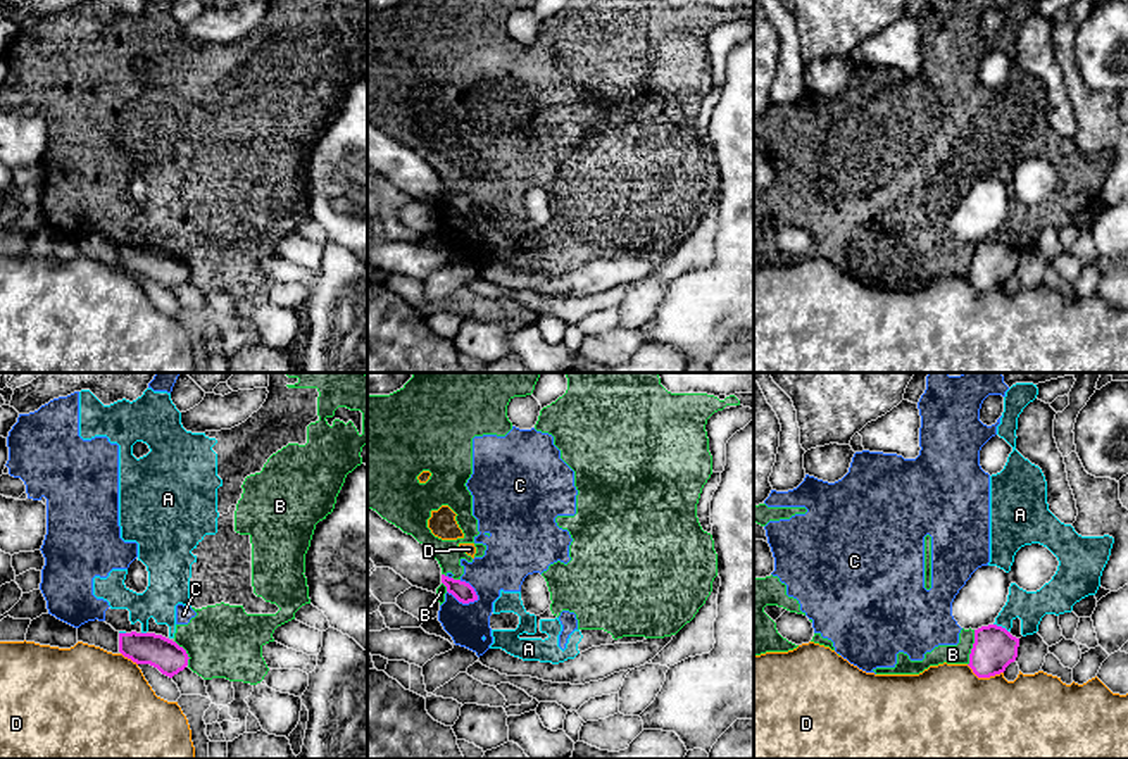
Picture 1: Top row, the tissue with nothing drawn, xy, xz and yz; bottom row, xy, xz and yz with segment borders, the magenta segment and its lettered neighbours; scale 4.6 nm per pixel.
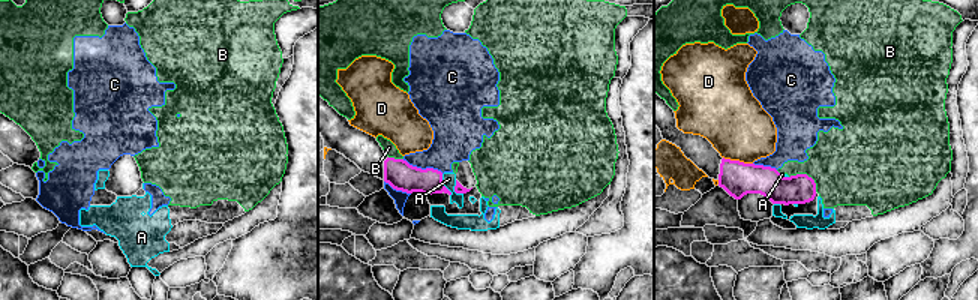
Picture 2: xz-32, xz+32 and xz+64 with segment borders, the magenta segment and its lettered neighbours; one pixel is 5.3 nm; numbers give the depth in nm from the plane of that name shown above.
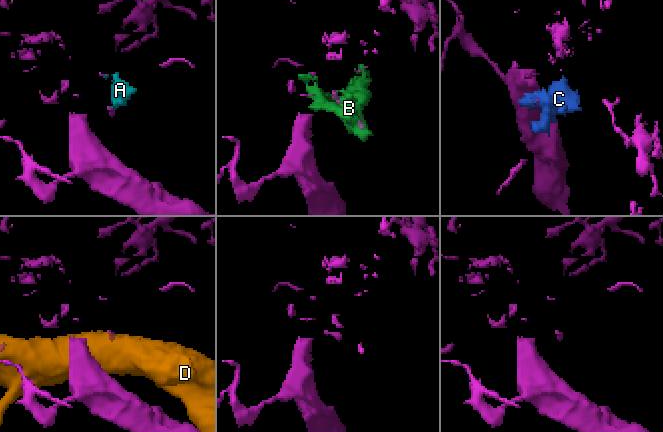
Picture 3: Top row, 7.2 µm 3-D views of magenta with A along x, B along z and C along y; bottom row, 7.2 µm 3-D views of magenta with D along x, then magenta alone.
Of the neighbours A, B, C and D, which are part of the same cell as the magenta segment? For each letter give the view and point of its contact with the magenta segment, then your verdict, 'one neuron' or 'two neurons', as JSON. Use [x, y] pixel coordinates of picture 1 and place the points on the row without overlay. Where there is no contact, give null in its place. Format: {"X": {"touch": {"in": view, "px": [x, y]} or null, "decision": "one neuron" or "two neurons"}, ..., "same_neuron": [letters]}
{"A": {"touch": {"in": "yz", "px": [1001, 240]}, "decision": "two neurons"}, "B": {"touch": {"in": "yz", "px": [973, 261]}, "decision": "two neurons"}, "C": {"touch": {"in": "xz", "px": [463, 216]}, "decision": "two neurons"}, "D": {"touch": {"in": "yz", "px": [985, 290]}, "decision": "two neurons"}, "same_neuron": []}

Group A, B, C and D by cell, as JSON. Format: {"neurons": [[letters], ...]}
{"neurons": [["A", "B", "C"], ["D"]]}

